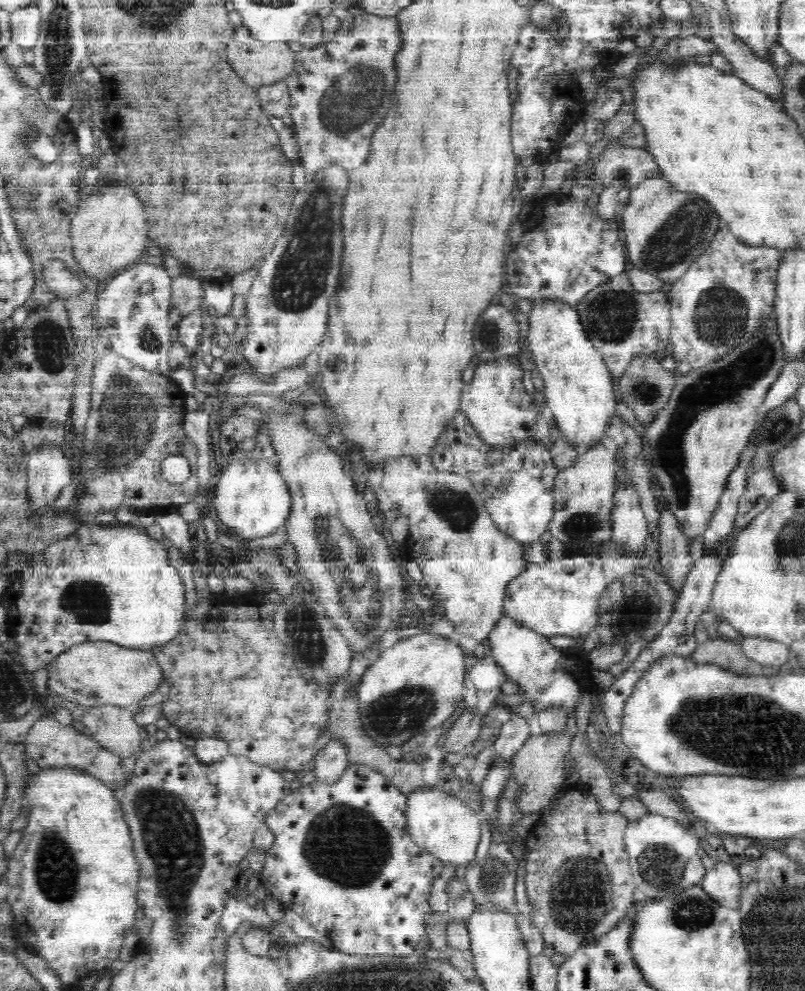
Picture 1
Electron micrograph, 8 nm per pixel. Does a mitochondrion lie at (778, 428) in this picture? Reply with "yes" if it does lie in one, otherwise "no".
yes

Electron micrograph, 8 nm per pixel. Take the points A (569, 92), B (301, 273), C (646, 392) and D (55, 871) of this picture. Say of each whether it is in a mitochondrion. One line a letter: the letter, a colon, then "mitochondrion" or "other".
A: other
B: mitochondrion
C: mitochondrion
D: mitochondrion

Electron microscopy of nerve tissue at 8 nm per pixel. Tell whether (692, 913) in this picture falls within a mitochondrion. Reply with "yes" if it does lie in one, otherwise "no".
yes

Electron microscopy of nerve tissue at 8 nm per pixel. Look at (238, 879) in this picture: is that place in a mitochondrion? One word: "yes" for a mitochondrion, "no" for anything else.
no

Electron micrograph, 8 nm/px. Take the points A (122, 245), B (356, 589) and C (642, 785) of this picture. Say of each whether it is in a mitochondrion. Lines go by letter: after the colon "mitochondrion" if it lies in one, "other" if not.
A: other
B: mitochondrion
C: other

